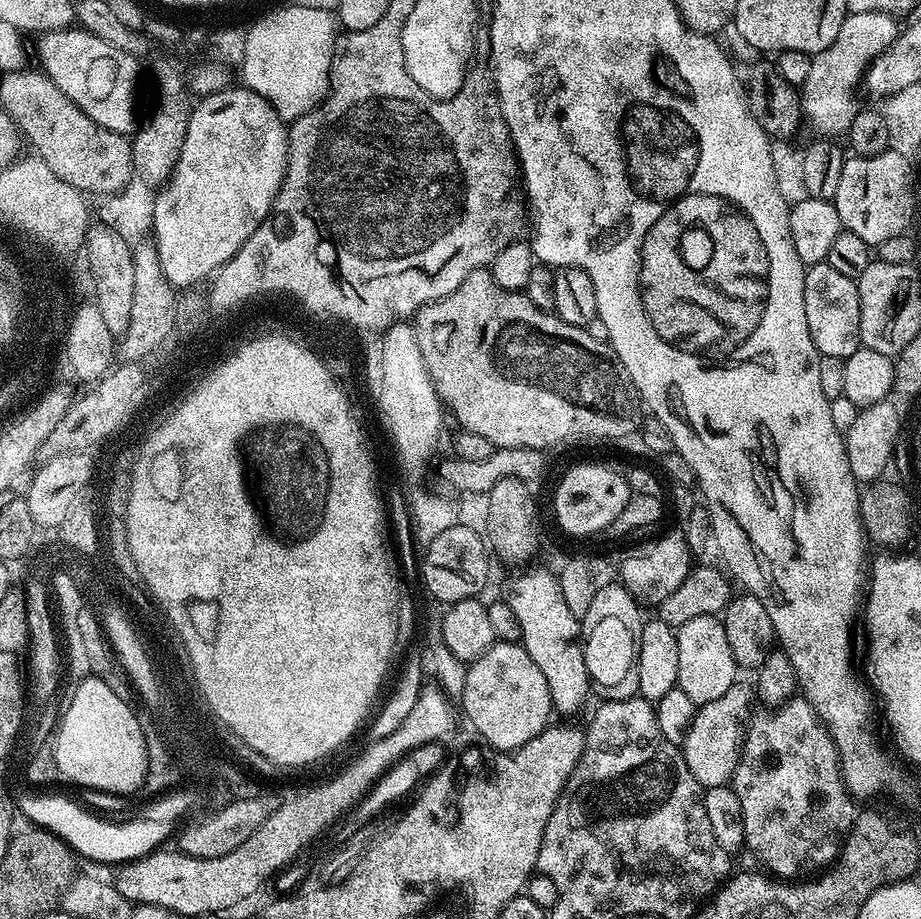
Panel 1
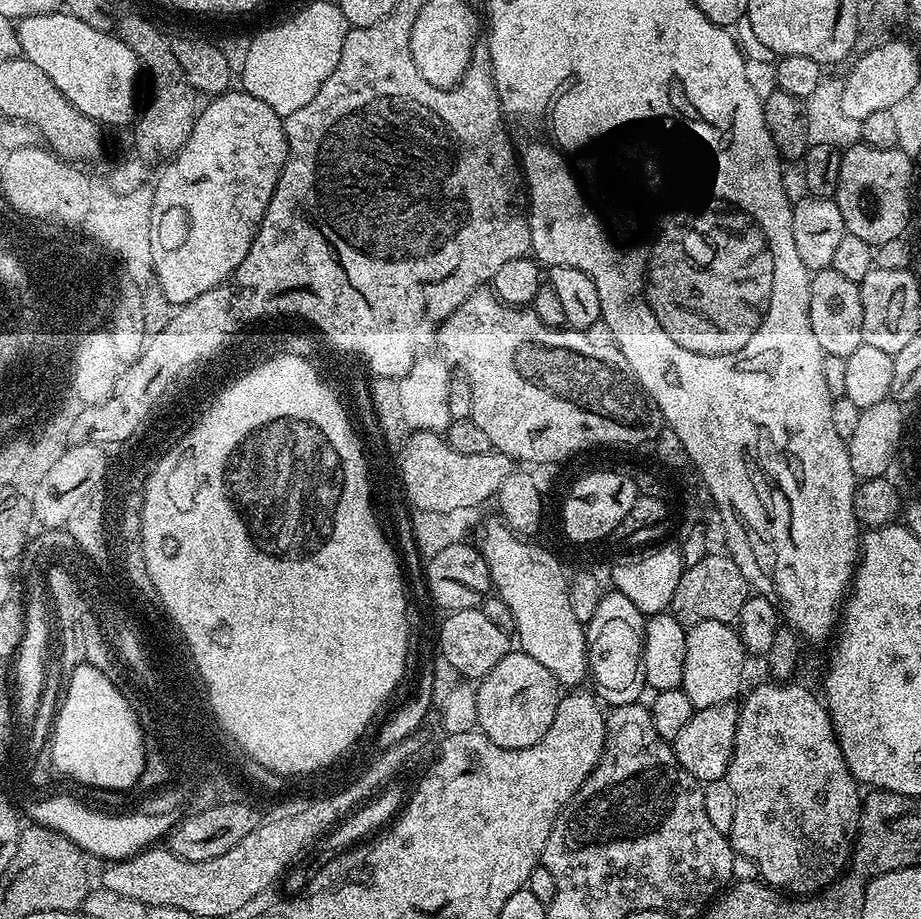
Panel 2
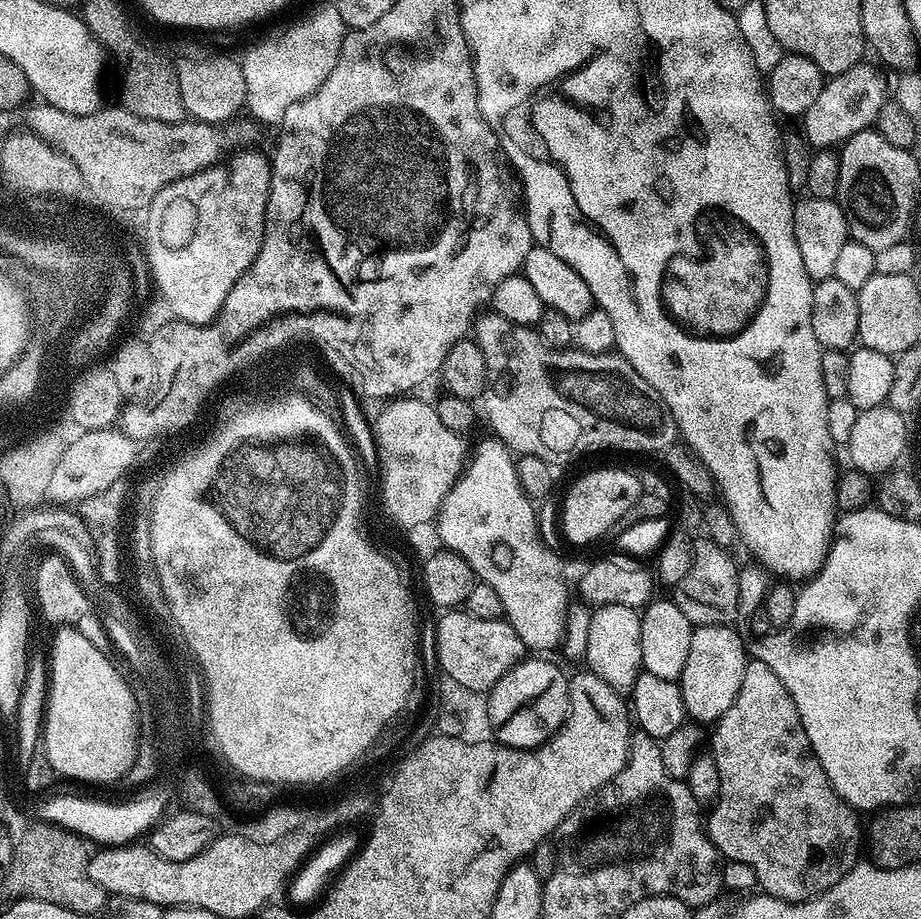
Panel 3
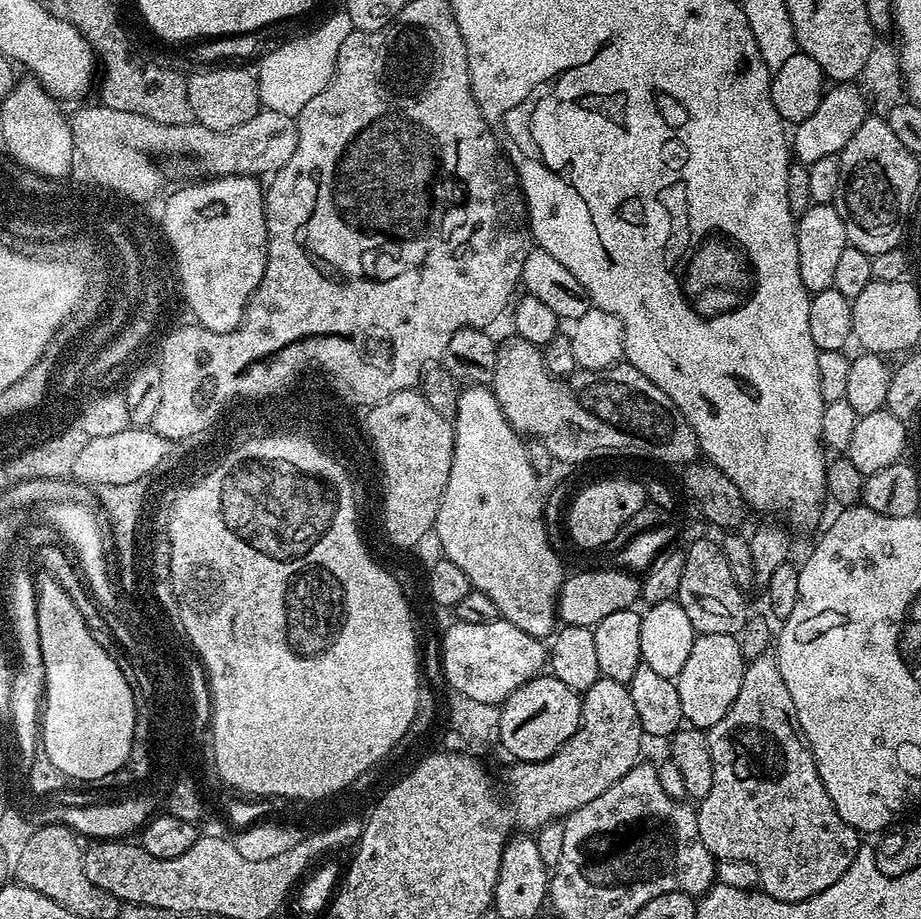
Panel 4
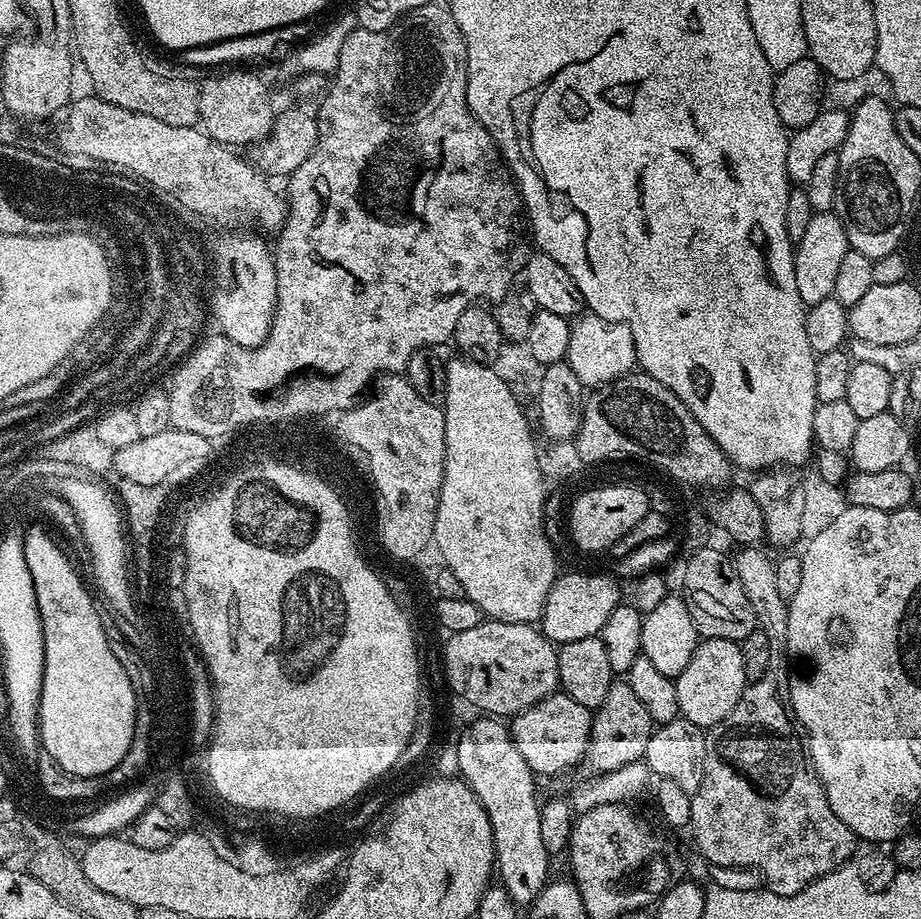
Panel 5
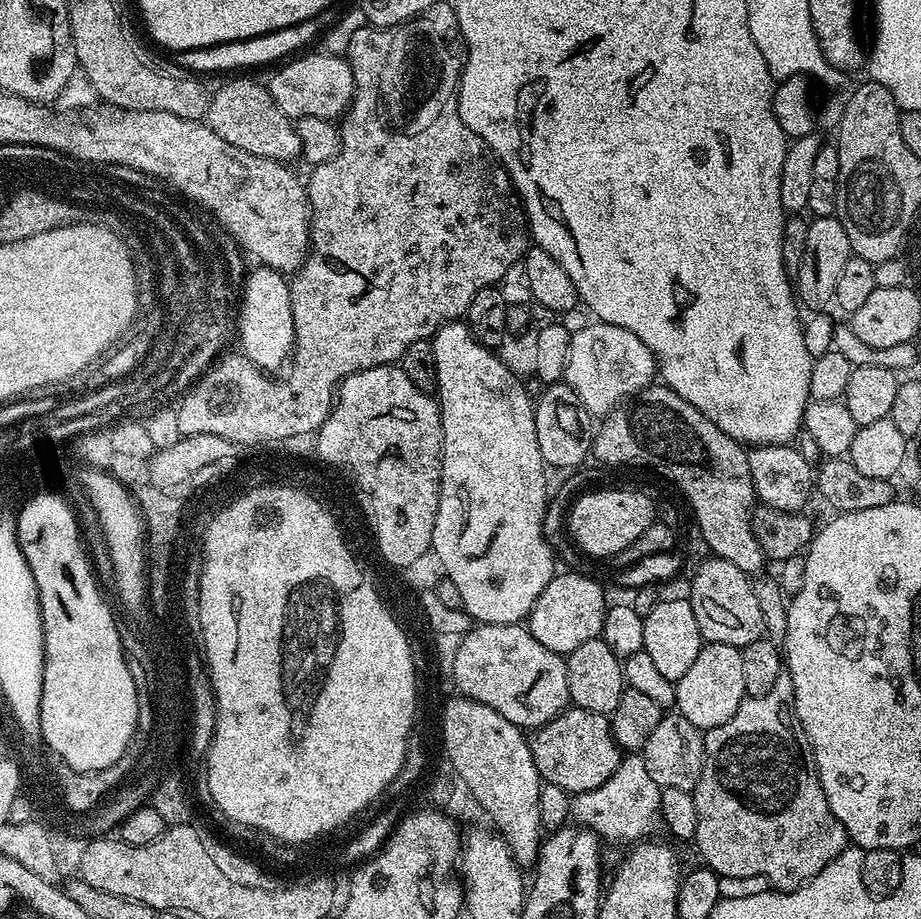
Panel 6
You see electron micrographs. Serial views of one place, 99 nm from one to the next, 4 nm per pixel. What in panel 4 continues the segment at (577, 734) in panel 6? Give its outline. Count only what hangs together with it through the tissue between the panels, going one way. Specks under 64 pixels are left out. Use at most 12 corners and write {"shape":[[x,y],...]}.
{"shape":[[551,674],[499,705],[498,744],[545,760],[578,730],[581,693]]}

